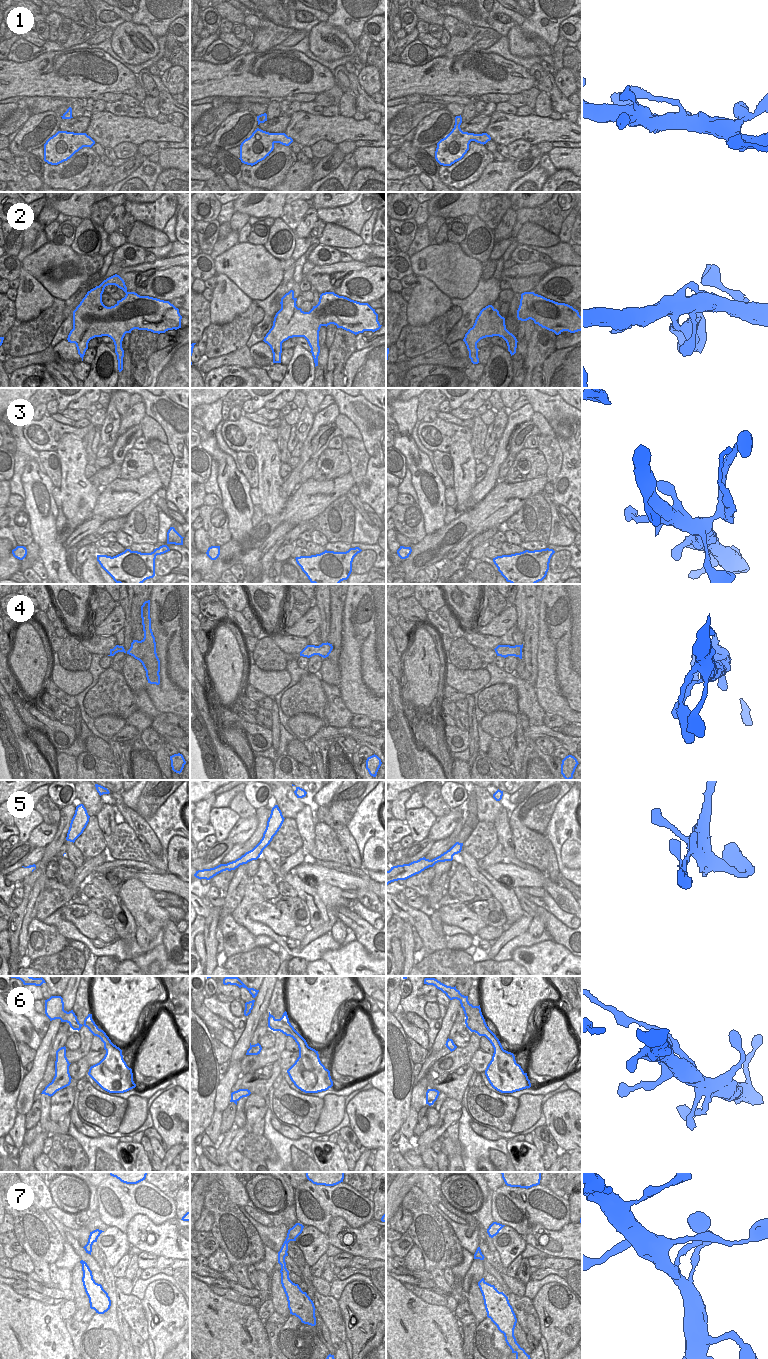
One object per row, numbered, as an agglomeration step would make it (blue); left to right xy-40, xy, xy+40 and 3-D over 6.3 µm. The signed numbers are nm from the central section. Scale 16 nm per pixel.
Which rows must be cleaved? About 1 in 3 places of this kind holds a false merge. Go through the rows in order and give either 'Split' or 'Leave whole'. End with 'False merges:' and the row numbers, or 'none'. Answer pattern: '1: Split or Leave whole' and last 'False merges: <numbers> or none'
1: Leave whole
2: Leave whole
3: Split
4: Leave whole
5: Leave whole
6: Split
7: Leave whole
False merges: 3, 6.

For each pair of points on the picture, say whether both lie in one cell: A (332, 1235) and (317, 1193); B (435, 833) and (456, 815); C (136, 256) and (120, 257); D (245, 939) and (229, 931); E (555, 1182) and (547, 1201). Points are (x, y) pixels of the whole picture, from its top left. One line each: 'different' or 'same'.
A: different
B: same
C: same
D: same
E: different

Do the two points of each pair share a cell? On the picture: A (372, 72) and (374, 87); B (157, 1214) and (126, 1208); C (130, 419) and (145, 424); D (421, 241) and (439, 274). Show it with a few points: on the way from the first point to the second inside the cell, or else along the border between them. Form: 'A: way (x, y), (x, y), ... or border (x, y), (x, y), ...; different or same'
A: way (370, 76), (370, 83); same
B: way (149, 1208), (134, 1208); same
C: border (145, 414), (138, 424); different
D: border (432, 243), (410, 257); different

